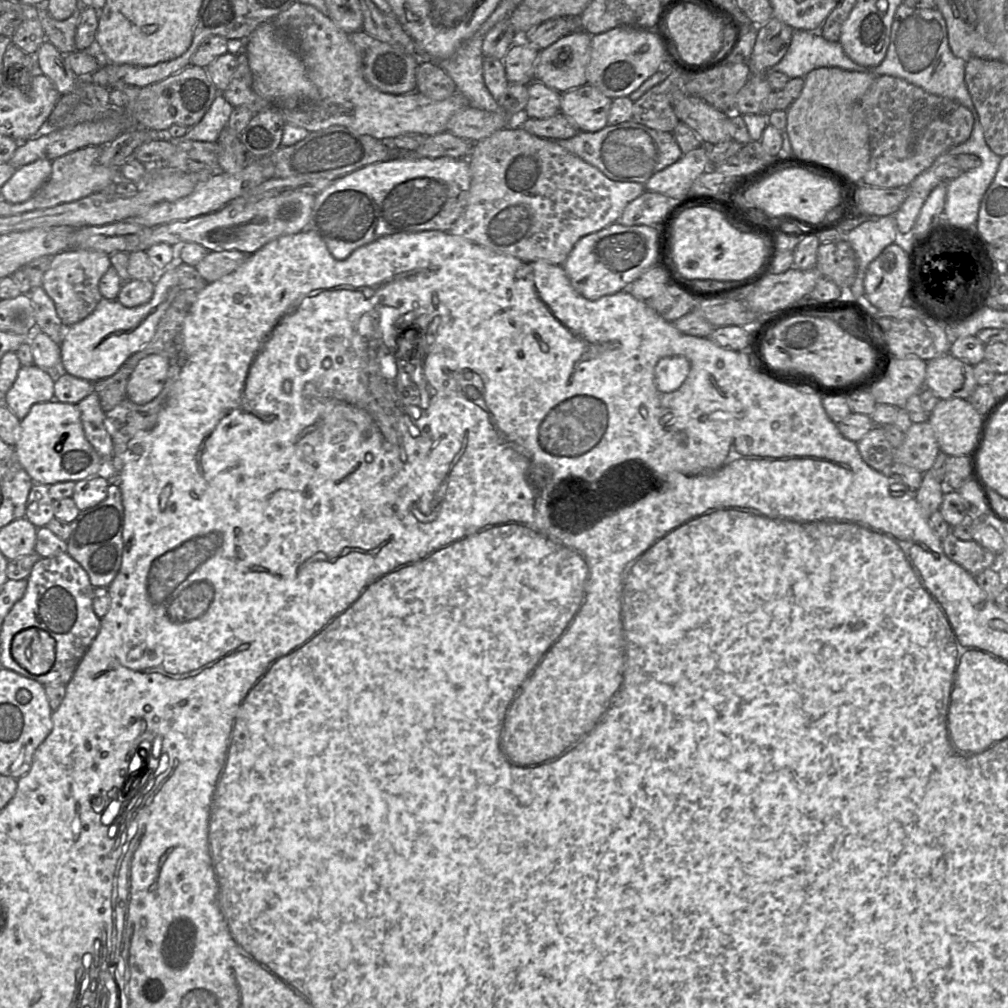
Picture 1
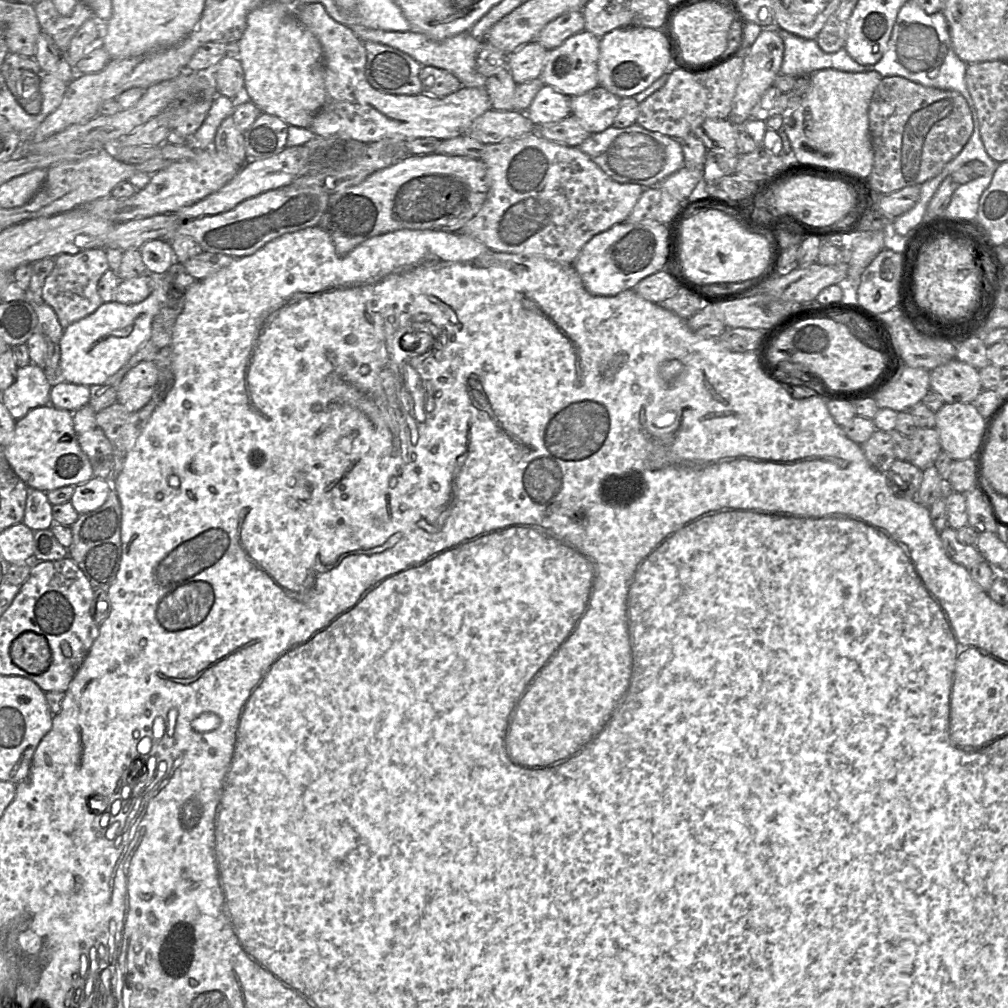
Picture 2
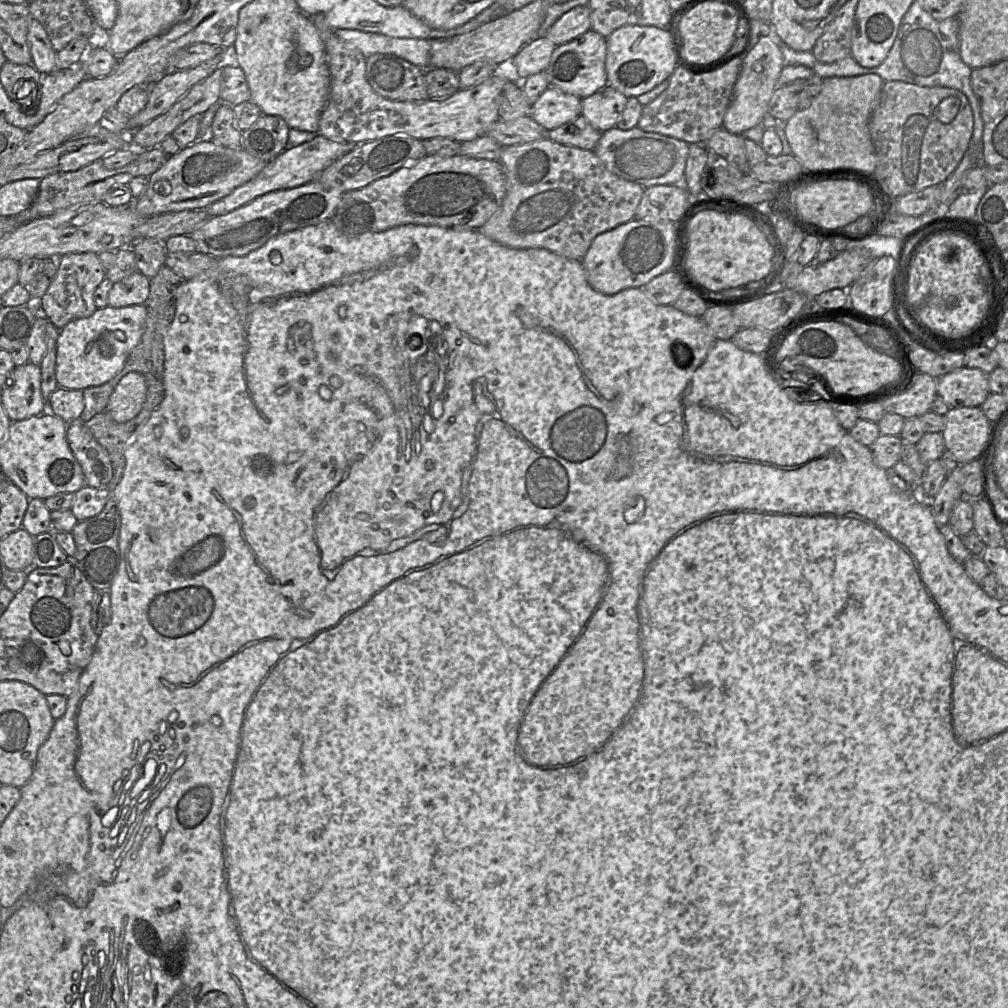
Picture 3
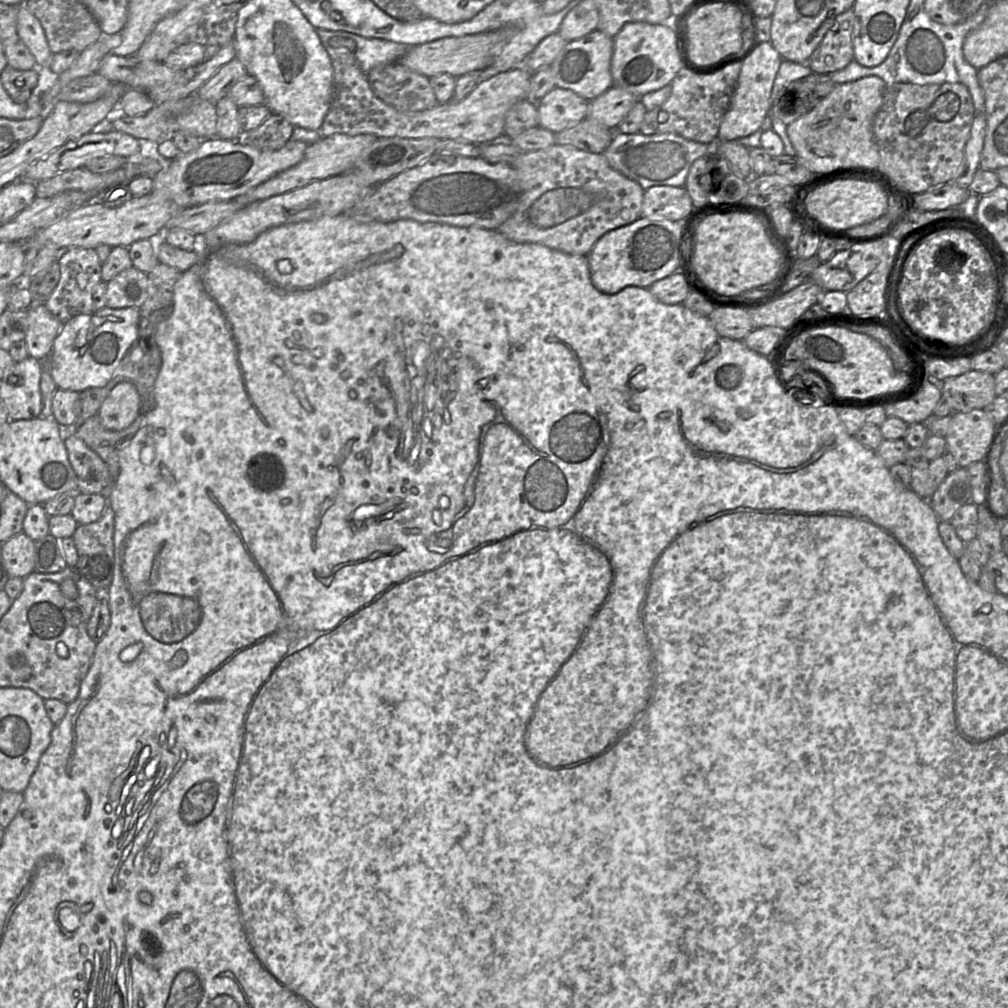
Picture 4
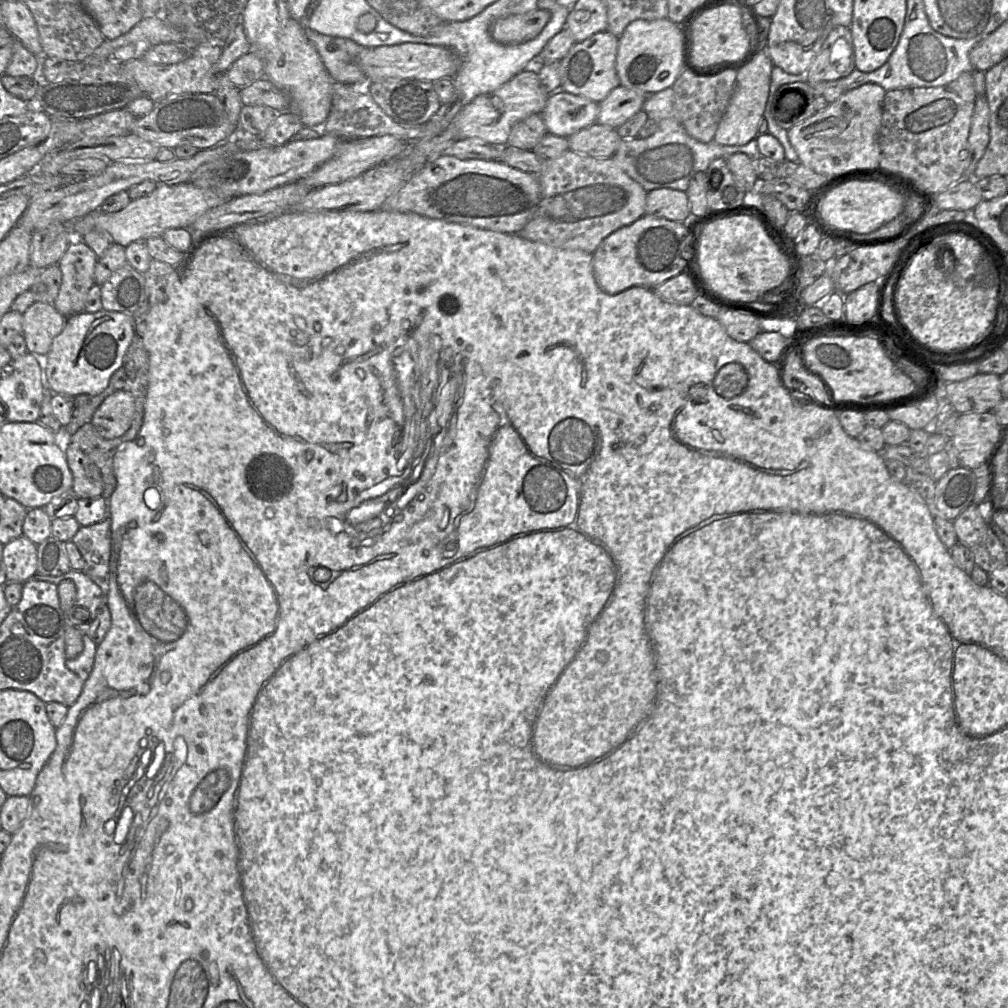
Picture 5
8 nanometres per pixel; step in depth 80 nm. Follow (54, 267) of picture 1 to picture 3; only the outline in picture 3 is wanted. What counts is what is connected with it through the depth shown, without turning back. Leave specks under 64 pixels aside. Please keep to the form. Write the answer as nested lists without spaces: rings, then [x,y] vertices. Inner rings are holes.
[[[93,252],[71,253],[59,258],[59,268],[45,295],[39,301],[41,313],[59,330],[73,320],[90,317],[98,309],[94,293],[106,278],[99,256]]]

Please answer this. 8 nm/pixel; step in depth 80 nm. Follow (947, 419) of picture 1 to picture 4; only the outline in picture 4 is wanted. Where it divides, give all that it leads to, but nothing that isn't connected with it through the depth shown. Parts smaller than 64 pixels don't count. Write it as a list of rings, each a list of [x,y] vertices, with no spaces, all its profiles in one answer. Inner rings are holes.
[[[984,409],[953,412],[945,436],[947,451],[956,458],[960,468],[981,461],[990,442],[995,422]]]

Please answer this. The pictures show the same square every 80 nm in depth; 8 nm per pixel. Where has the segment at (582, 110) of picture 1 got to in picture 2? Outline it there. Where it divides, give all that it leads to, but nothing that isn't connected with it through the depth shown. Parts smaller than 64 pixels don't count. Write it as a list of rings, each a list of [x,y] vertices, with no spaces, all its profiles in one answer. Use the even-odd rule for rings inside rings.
[[[599,85],[582,95],[571,97],[571,115],[591,134],[602,132],[613,126],[621,99]]]

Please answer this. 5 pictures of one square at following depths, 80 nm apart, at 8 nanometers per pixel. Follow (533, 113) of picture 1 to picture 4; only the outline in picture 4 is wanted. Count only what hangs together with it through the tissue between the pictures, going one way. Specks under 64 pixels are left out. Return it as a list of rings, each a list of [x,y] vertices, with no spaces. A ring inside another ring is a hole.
[[[555,87],[537,103],[540,125],[558,133],[589,117],[590,102],[572,90]]]

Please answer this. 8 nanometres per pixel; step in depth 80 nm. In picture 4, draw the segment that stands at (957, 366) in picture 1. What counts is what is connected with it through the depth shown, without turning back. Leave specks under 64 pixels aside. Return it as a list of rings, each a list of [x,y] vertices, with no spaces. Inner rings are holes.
[[[973,370],[938,383],[953,412],[985,409],[995,398],[995,374]]]

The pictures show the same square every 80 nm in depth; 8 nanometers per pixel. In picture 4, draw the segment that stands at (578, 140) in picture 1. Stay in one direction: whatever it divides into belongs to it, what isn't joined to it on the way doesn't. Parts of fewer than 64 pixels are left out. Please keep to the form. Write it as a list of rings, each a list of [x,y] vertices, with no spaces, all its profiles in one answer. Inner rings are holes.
[[[615,131],[611,144],[603,154],[612,168],[647,190],[659,185],[685,186],[693,162],[708,156],[713,145],[689,140],[675,133],[644,135],[641,132],[625,134]]]

